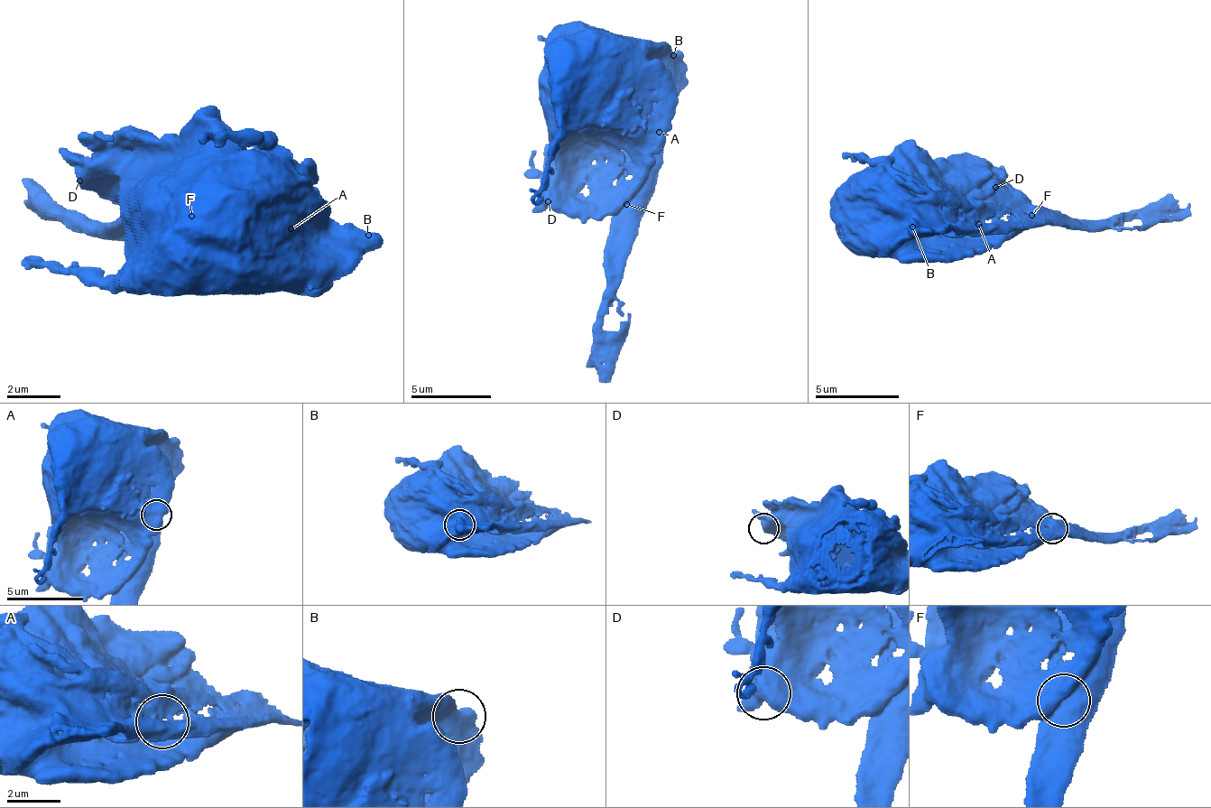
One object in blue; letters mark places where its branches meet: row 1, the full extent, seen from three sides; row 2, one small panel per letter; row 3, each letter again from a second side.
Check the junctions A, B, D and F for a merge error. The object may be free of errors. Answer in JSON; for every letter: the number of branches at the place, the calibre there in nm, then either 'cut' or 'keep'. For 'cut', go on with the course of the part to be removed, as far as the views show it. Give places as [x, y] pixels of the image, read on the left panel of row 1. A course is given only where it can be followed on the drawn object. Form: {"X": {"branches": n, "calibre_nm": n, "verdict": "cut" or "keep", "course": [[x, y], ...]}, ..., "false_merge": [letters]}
{"A": {"branches": 2, "calibre_nm": 600, "verdict": "keep"}, "B": {"branches": 1, "calibre_nm": 800, "verdict": "keep"}, "D": {"branches": 2, "calibre_nm": 650, "verdict": "keep"}, "F": {"branches": 2, "calibre_nm": 750, "verdict": "keep"}, "false_merge": []}

